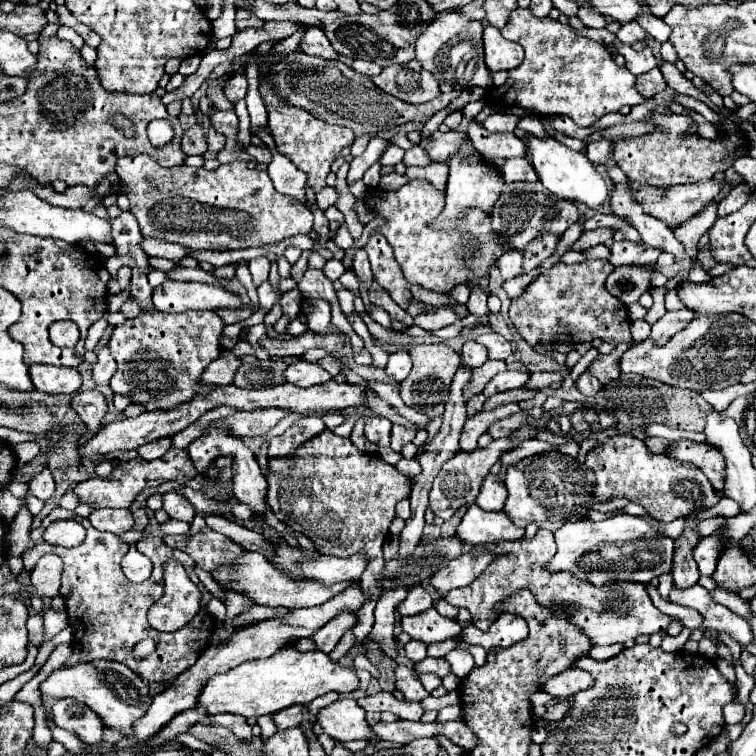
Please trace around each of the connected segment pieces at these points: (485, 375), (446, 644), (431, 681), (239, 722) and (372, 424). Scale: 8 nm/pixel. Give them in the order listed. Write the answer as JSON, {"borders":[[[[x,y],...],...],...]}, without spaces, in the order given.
{"borders":[[[[488,360],[484,366],[472,370],[472,378],[470,382],[464,386],[464,400],[472,398],[474,394],[480,394],[484,390],[484,386],[498,374],[506,370],[506,362],[502,360]]],[[[458,634],[456,638],[444,640],[444,642],[436,642],[428,646],[428,656],[446,656],[450,650],[454,650],[458,644],[462,642],[462,634]]],[[[414,670],[414,676],[426,686],[426,690],[428,692],[432,692],[434,688],[438,688],[440,686],[440,678],[436,676],[436,674],[422,674],[422,672],[418,672],[418,670]]],[[[216,714],[216,716],[210,718],[210,724],[230,728],[240,740],[250,740],[252,738],[252,732],[250,732],[250,726],[246,724],[246,718],[240,718],[236,714]]],[[[374,416],[374,418],[366,420],[364,436],[366,436],[372,444],[390,446],[390,428],[392,428],[392,422],[388,422],[388,418]]]]}

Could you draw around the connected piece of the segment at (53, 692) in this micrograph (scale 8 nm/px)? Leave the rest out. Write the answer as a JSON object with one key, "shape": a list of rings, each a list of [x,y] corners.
{"shape":[[[92,660],[80,666],[62,666],[56,672],[52,672],[46,682],[40,684],[40,692],[50,698],[72,696],[80,700],[82,704],[86,704],[90,710],[94,710],[100,716],[104,726],[114,728],[124,736],[132,734],[134,722],[146,714],[152,702],[148,684],[138,674],[134,674],[128,666],[112,662],[112,660]]]}

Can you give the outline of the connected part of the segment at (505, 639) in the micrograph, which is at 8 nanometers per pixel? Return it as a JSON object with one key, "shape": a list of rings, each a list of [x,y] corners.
{"shape":[[[506,612],[506,614],[500,614],[500,618],[492,624],[488,634],[476,630],[472,624],[466,626],[462,634],[466,636],[468,644],[482,646],[486,652],[496,652],[496,650],[510,648],[512,644],[528,638],[528,624],[522,616]]]}

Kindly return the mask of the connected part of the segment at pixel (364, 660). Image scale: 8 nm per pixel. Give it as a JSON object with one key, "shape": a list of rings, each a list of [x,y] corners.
{"shape":[[[362,653],[355,657],[353,665],[356,670],[367,670],[376,679],[379,677],[379,673],[375,666],[372,665],[368,658]]]}

